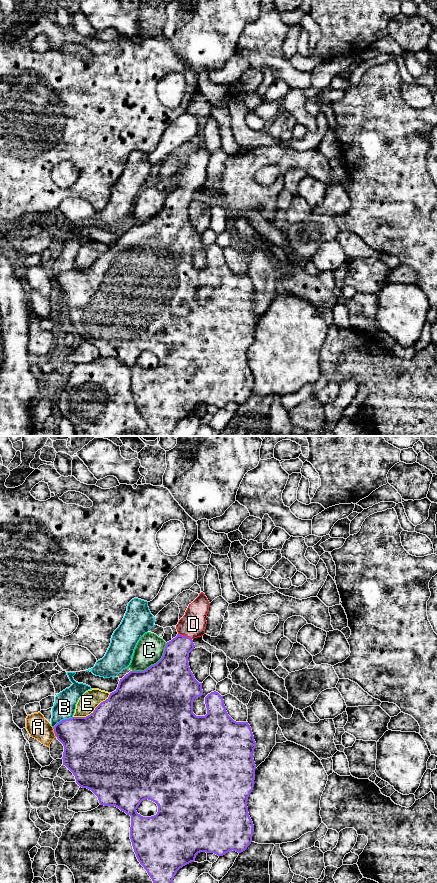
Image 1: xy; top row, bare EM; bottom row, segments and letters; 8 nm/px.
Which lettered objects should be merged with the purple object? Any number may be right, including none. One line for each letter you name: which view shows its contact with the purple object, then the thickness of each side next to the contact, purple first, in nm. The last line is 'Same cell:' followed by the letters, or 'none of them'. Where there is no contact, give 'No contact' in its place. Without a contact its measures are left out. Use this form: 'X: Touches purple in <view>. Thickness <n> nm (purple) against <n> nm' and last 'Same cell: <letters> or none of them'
D: Touches purple in xy. Thickness 240 nm (purple) against 200 nm
Same cell: D

